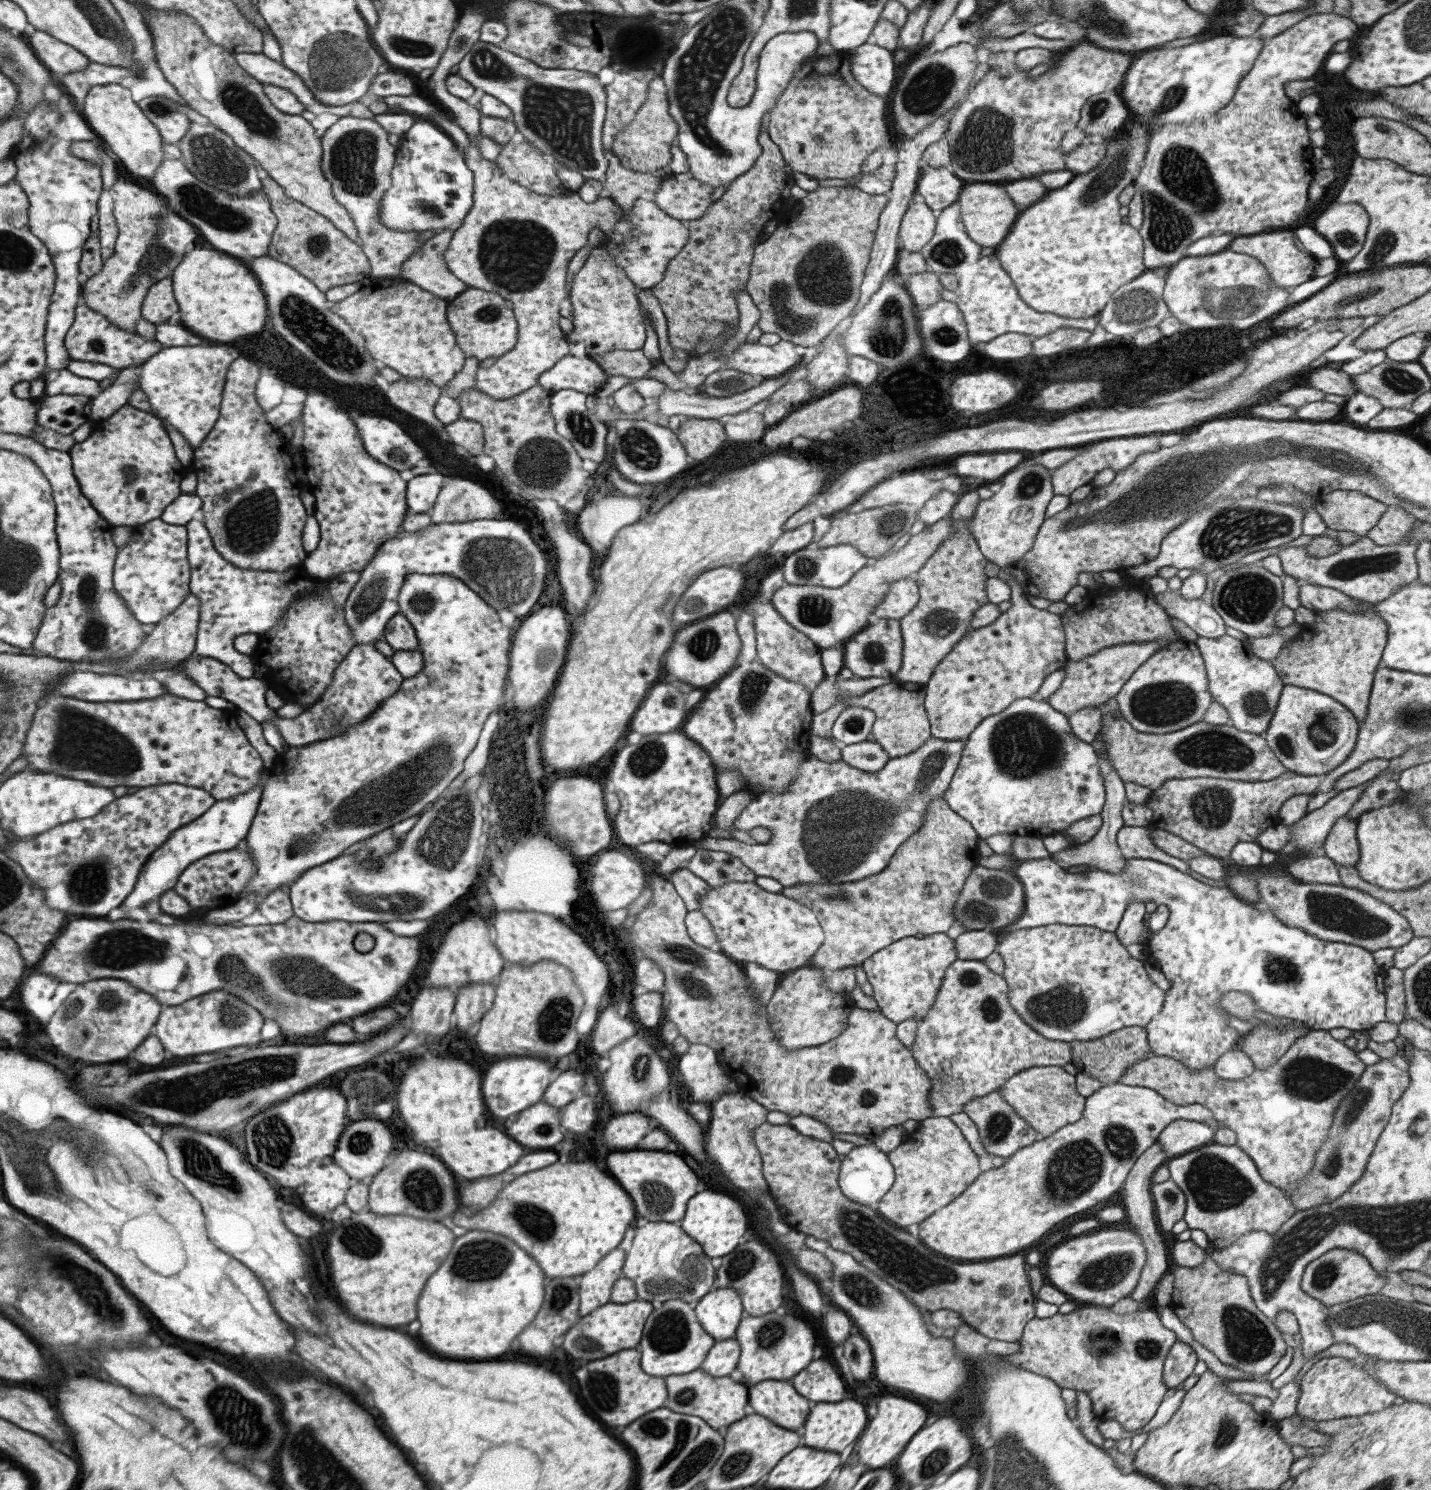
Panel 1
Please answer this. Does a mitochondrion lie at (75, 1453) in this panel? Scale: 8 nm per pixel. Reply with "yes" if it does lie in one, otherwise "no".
no

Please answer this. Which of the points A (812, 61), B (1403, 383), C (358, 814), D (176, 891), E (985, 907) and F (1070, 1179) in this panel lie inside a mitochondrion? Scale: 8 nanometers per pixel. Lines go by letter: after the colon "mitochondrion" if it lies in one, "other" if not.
A: other
B: mitochondrion
C: mitochondrion
D: other
E: mitochondrion
F: mitochondrion

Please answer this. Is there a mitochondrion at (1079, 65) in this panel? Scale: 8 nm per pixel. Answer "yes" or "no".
no

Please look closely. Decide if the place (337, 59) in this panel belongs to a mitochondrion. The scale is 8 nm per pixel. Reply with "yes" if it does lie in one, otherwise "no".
yes

